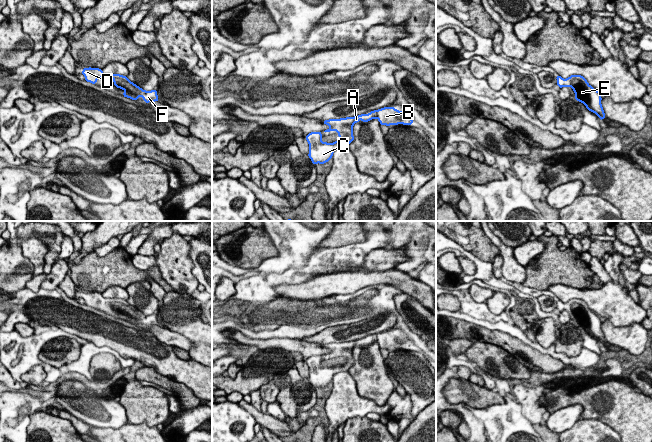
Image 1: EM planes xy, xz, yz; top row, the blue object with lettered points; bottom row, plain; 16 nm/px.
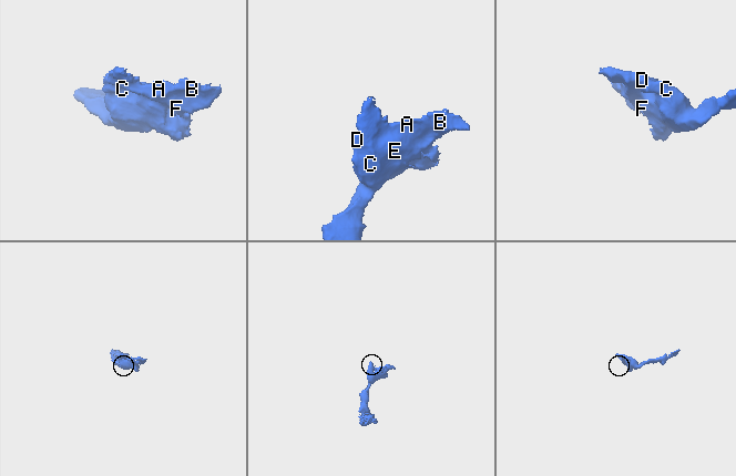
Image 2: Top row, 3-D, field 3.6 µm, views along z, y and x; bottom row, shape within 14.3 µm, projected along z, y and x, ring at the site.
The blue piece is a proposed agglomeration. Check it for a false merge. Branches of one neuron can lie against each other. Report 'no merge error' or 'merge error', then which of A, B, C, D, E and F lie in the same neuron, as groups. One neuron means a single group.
no merge error; A B C D E F

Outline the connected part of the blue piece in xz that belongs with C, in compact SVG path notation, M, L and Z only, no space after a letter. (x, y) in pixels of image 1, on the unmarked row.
M384 331L375 335L370 335L369 338L361 338L354 341L346 341L340 343L329 343L323 345L323 348L330 352L324 356L337 355L339 363L334 367L323 366L322 356L311 356L305 362L309 367L309 382L315 389L317 387L324 388L332 383L333 376L348 369L354 364L353 349L361 343L362 346L368 346L377 342L380 349L412 349L413 344L403 335L396 334L394 331Z

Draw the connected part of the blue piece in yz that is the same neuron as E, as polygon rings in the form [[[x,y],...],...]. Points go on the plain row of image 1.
[[[558,299],[556,303],[556,308],[559,312],[564,310],[568,312],[571,311],[575,316],[576,325],[582,326],[586,332],[592,337],[595,337],[600,344],[603,344],[606,341],[601,329],[602,322],[600,320],[600,316],[590,310],[585,301],[581,299],[571,299],[567,303],[563,303]]]

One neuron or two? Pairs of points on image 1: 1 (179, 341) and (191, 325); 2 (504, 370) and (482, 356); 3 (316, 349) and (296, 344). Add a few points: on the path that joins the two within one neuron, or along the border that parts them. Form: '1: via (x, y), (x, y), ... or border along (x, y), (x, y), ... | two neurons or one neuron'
1: border along (167, 327), (184, 335), (195, 345) | two neurons
2: via (499, 365), (487, 356) | one neuron
3: via (311, 349), (301, 347) | one neuron

